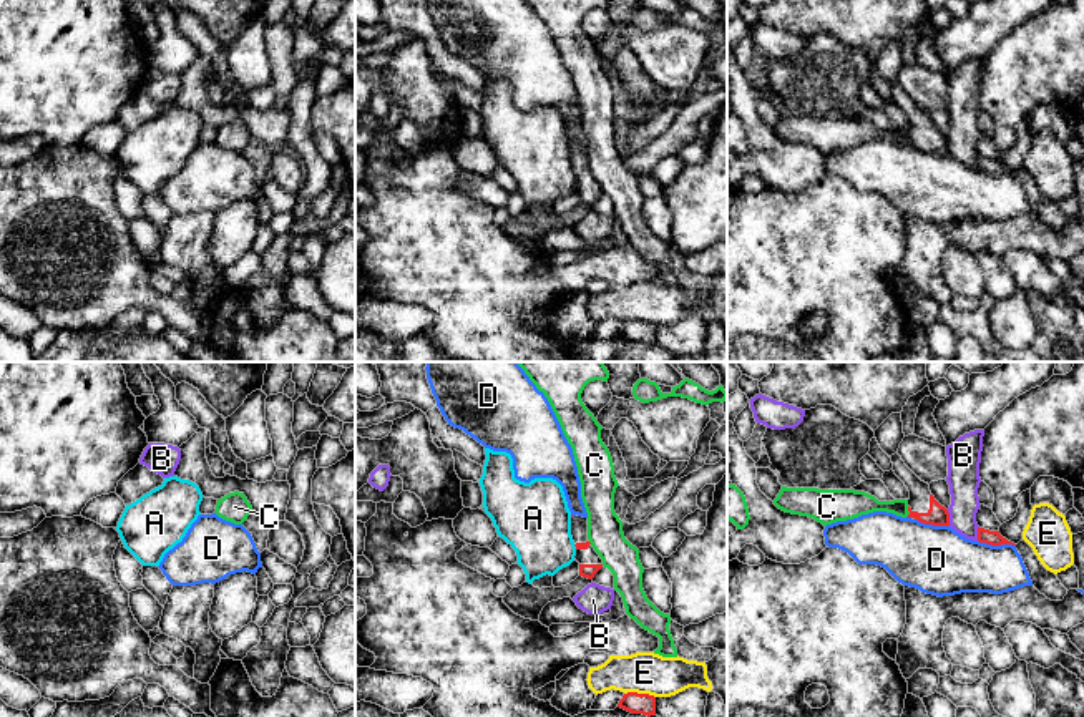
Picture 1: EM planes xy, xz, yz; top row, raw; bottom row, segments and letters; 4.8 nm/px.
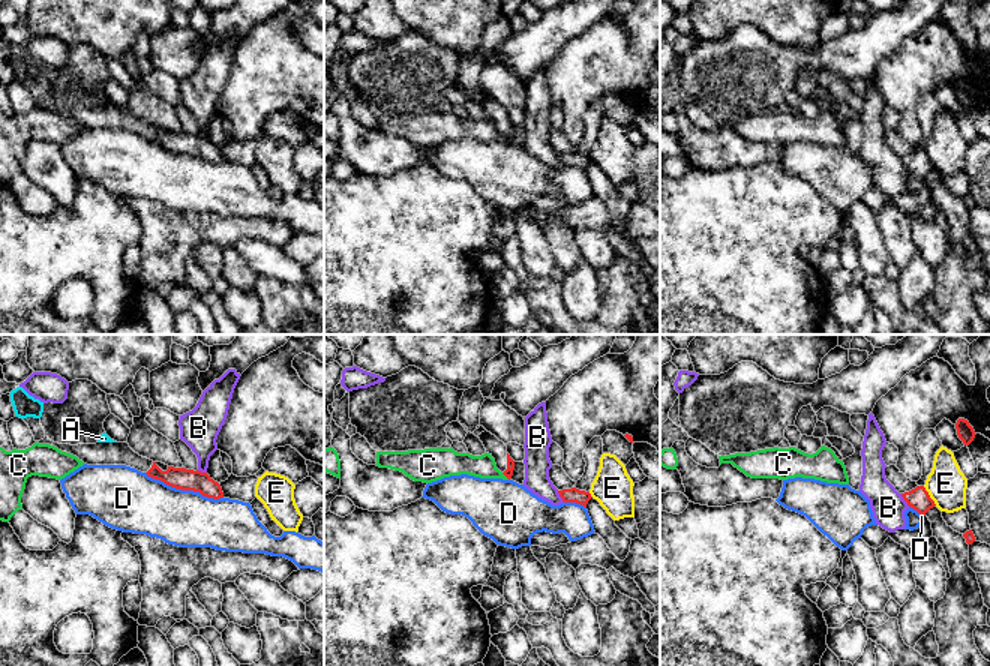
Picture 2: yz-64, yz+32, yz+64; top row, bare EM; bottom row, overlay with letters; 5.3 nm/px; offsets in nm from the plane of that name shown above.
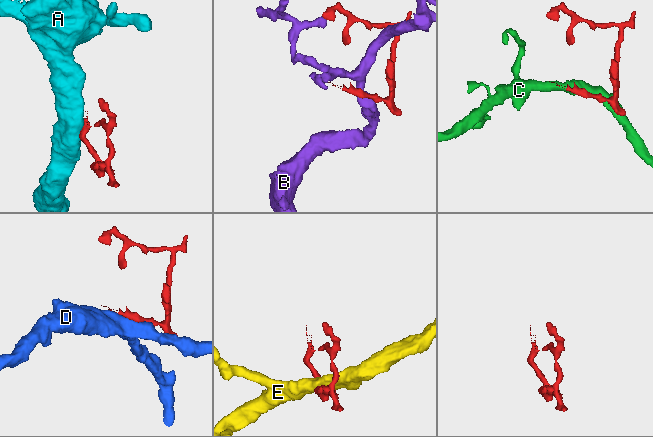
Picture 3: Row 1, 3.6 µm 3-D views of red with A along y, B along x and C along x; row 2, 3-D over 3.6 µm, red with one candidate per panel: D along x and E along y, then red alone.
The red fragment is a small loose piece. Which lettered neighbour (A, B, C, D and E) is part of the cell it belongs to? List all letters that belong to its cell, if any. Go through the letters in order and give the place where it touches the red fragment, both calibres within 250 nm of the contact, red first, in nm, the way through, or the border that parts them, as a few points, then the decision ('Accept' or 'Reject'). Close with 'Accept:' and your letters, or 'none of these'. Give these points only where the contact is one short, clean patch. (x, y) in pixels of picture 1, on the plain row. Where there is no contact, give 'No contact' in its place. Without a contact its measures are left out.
A: Touches red at xz (575, 173). Thickness 30 nm (red) against 340 nm. Reject
B: Touches red at yz (948, 146). Thickness 100 nm (red) against 160 nm. Reject
C: Touches red at yz (908, 138). Thickness 100 nm (red) against 120 nm. Boundary: yz (907, 135), (908, 143). Reject
D: Touches red at yz (996, 173). Thickness 70 nm (red) against 300 nm. Reject
E: Touches red at xz (639, 322). Thickness 100 nm (red) against 200 nm. Boundary: xz (625, 321), (648, 321), (654, 326). Reject
Accept: none of these

